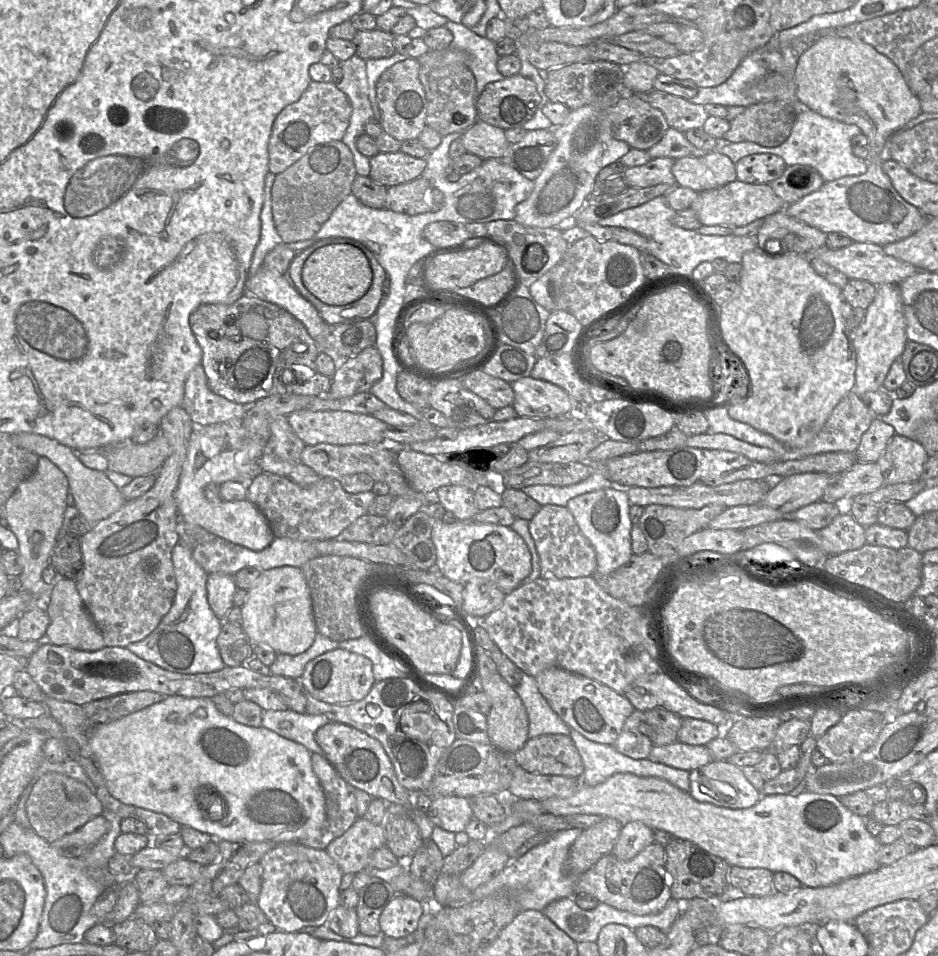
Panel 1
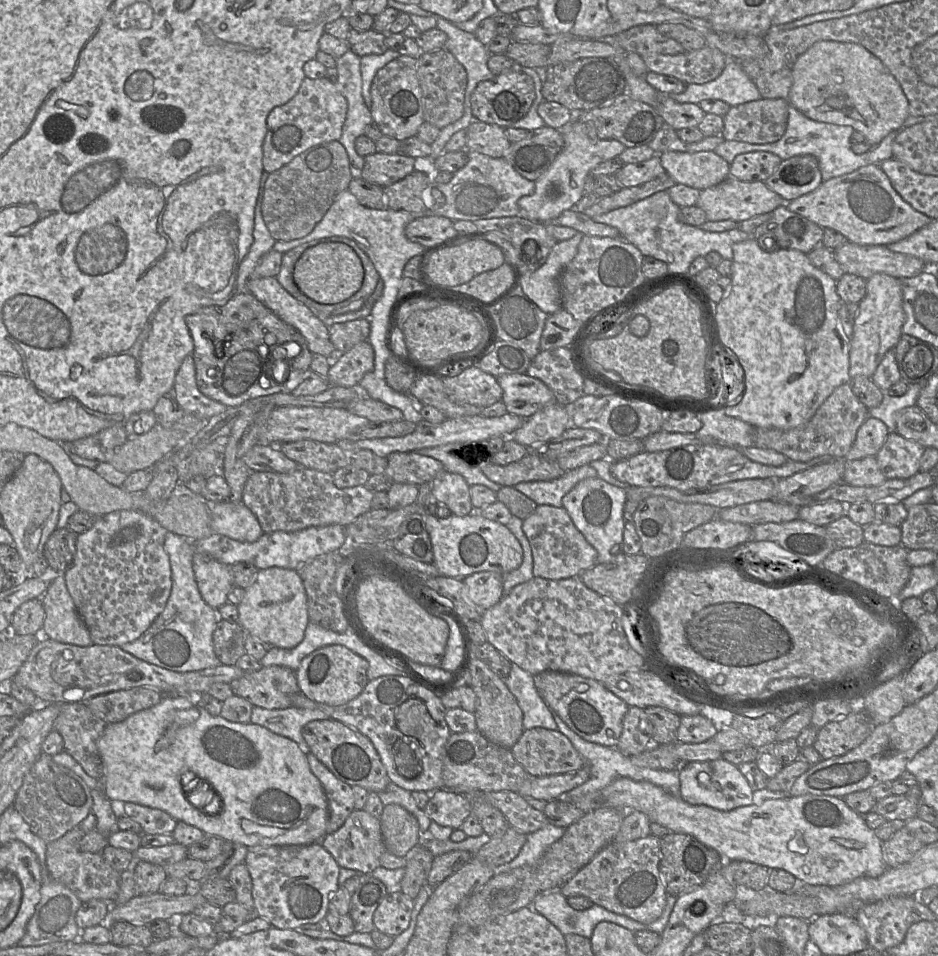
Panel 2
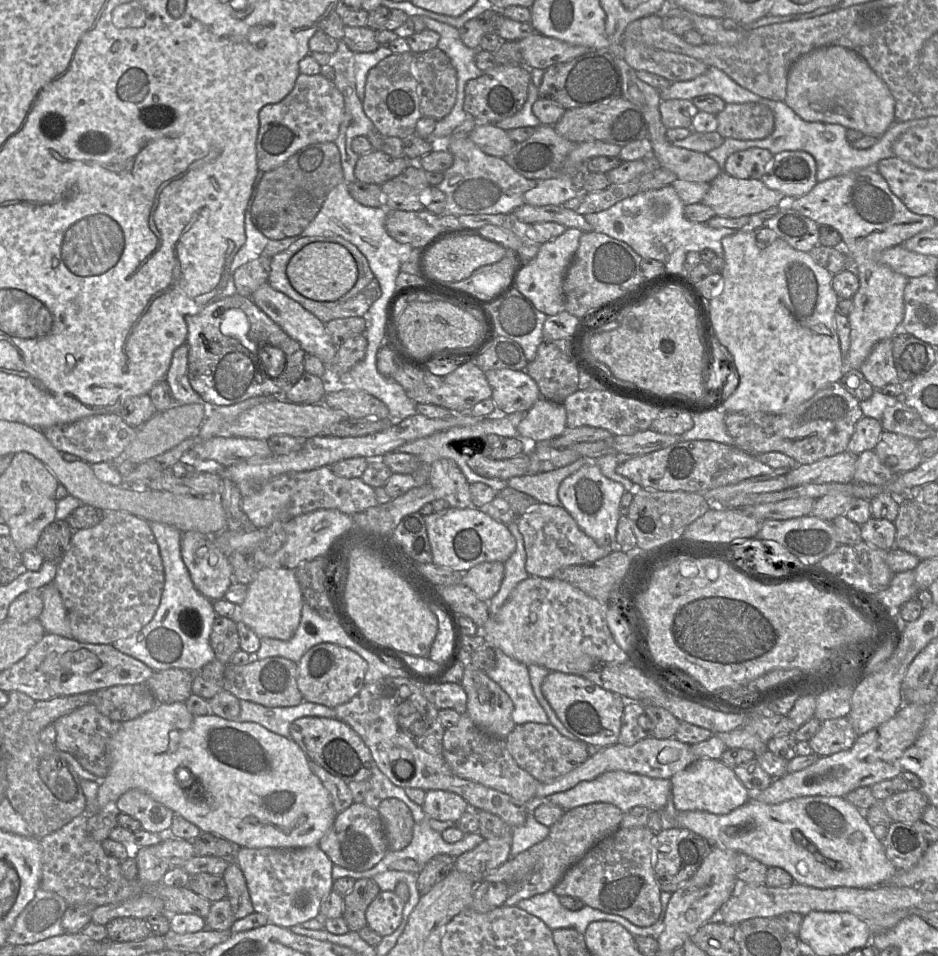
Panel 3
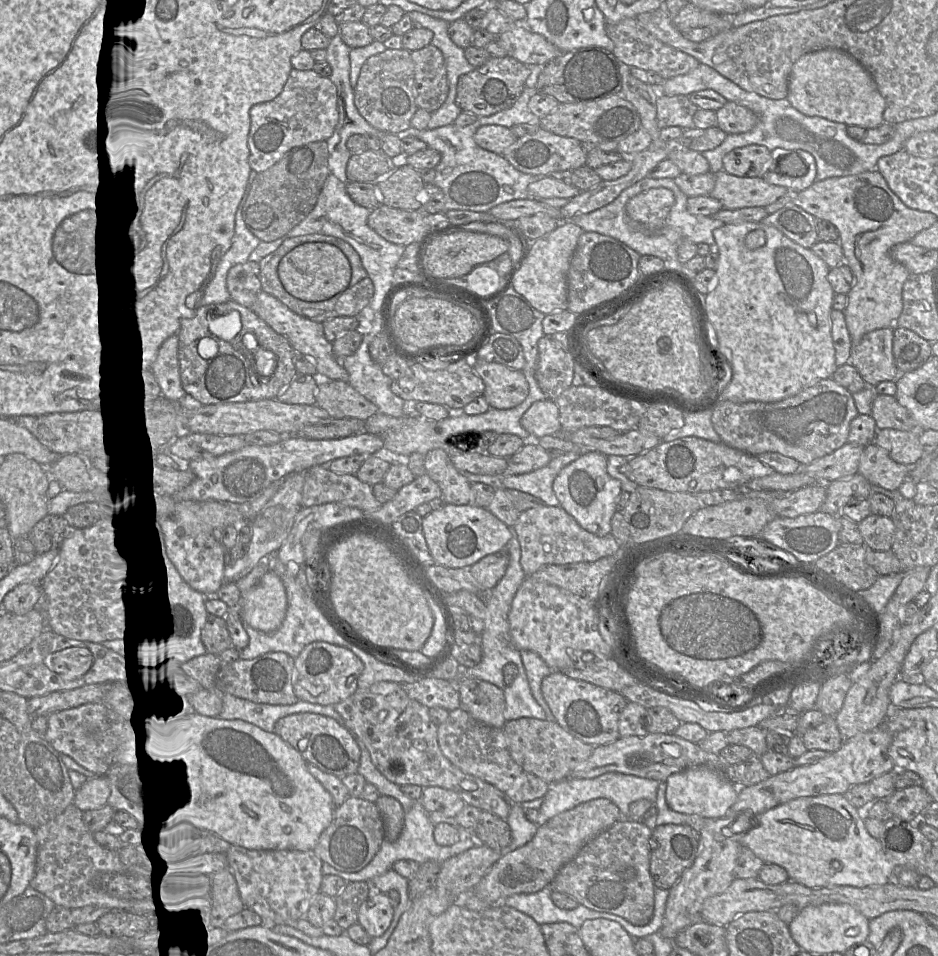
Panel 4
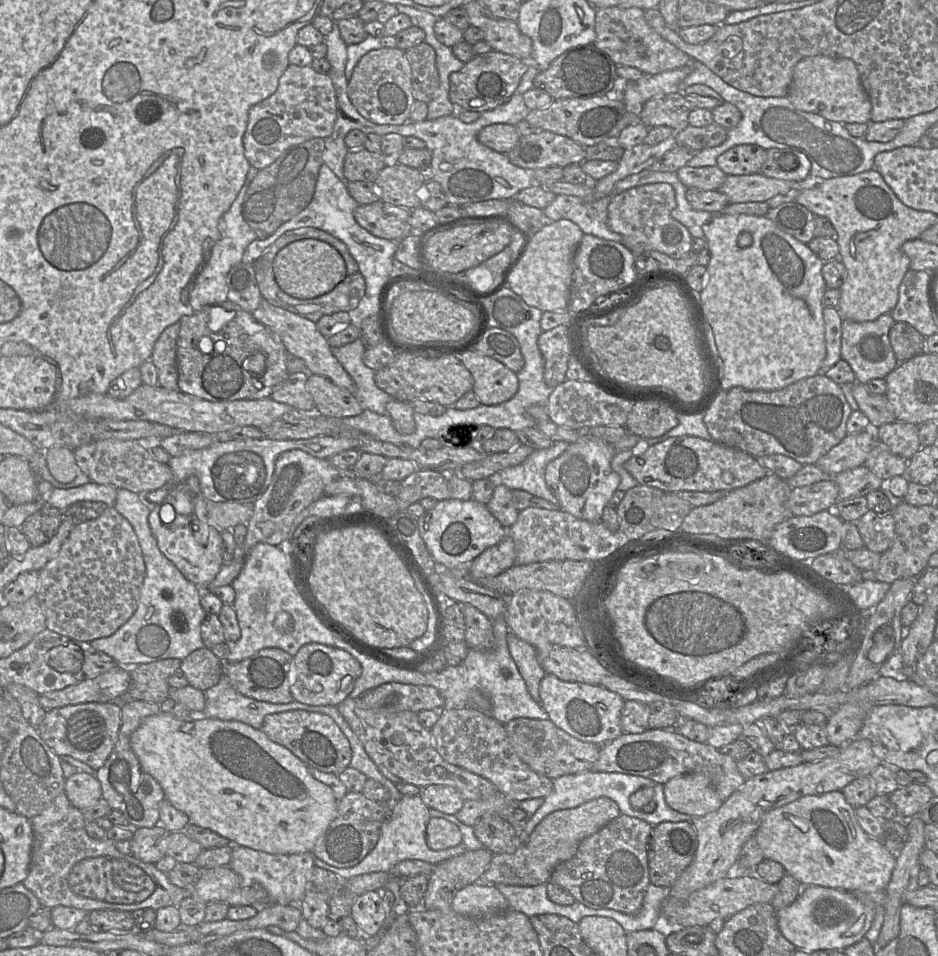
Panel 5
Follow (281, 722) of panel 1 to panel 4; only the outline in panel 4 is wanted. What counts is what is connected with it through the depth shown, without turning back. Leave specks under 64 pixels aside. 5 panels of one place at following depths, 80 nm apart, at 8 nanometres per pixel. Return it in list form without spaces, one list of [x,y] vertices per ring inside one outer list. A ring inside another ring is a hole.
[[[229,693],[223,694],[223,706],[219,718],[243,720],[258,726],[263,731],[274,732],[275,723],[279,719],[299,713],[327,716],[345,726],[343,718],[337,713],[333,705],[318,705],[300,700],[293,705],[259,704]]]

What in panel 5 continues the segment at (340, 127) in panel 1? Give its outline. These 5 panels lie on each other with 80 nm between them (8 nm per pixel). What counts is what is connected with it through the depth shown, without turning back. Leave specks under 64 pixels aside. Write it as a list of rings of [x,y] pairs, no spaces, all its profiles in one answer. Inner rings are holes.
[[[289,64],[281,75],[276,91],[266,99],[252,106],[243,138],[245,156],[251,166],[263,169],[273,163],[285,150],[320,137],[327,138],[333,132],[336,121],[336,92],[329,74],[315,71],[312,66]]]

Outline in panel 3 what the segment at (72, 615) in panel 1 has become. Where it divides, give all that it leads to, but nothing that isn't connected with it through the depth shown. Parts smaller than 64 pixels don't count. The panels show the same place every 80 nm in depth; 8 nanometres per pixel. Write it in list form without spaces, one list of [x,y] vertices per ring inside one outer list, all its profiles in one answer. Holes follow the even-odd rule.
[[[52,582],[41,589],[43,609],[39,620],[46,633],[72,638],[70,623],[61,595]]]

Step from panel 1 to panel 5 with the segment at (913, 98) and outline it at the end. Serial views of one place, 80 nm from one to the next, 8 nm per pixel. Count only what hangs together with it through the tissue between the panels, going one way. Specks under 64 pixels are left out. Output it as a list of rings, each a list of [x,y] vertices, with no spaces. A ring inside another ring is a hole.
[[[815,55],[801,59],[794,68],[786,96],[796,108],[831,121],[842,124],[871,121],[870,99],[861,84],[856,64],[849,58]]]

